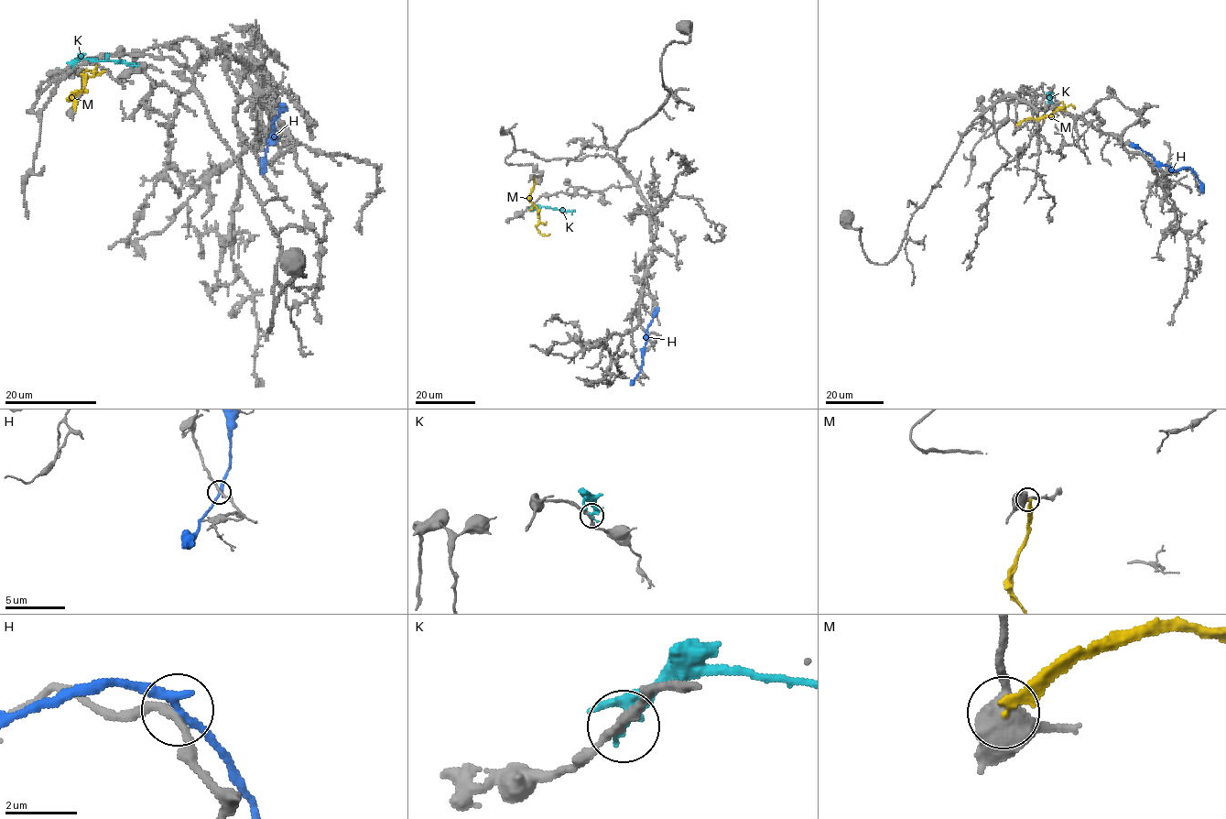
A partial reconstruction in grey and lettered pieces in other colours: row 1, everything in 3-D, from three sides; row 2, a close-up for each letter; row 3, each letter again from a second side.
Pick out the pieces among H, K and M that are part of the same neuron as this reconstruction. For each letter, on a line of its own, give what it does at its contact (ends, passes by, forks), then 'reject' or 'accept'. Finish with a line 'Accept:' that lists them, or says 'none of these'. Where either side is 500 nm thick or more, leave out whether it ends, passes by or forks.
H: it passes by | reject
K: it passes by | reject
M: reject
Accept: none of these

